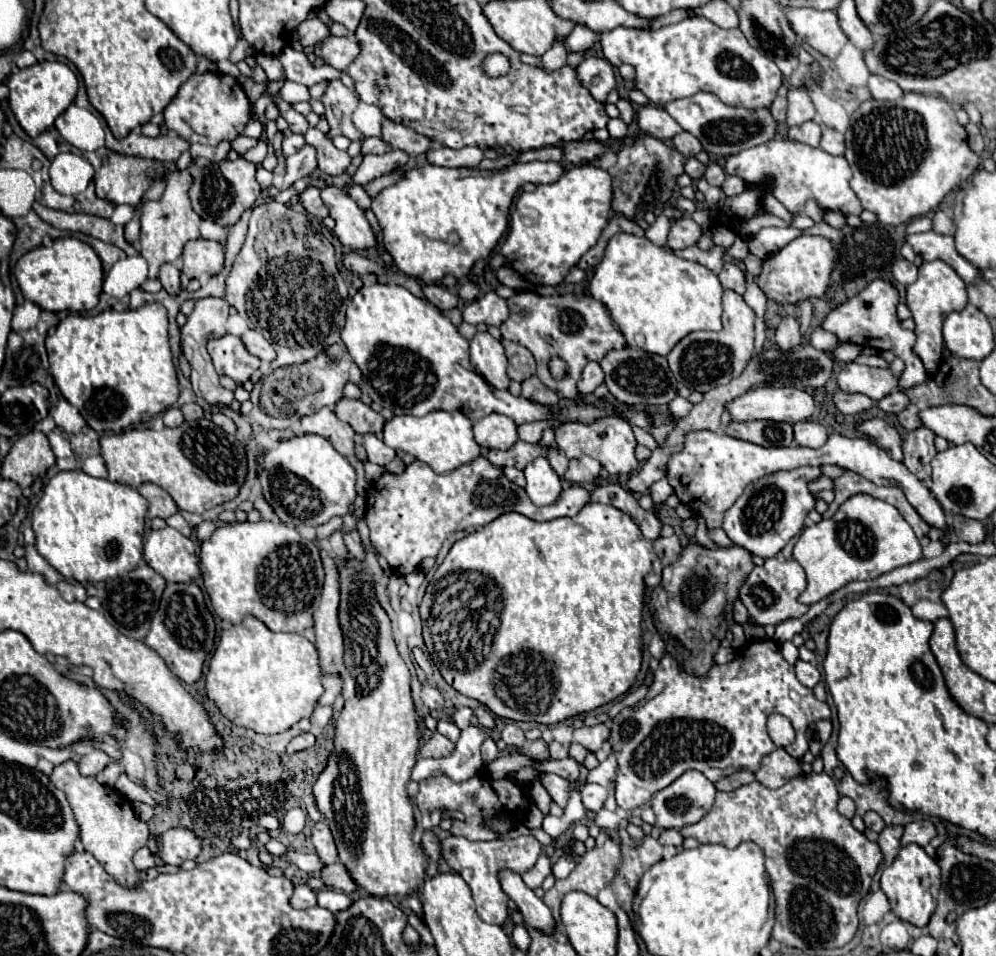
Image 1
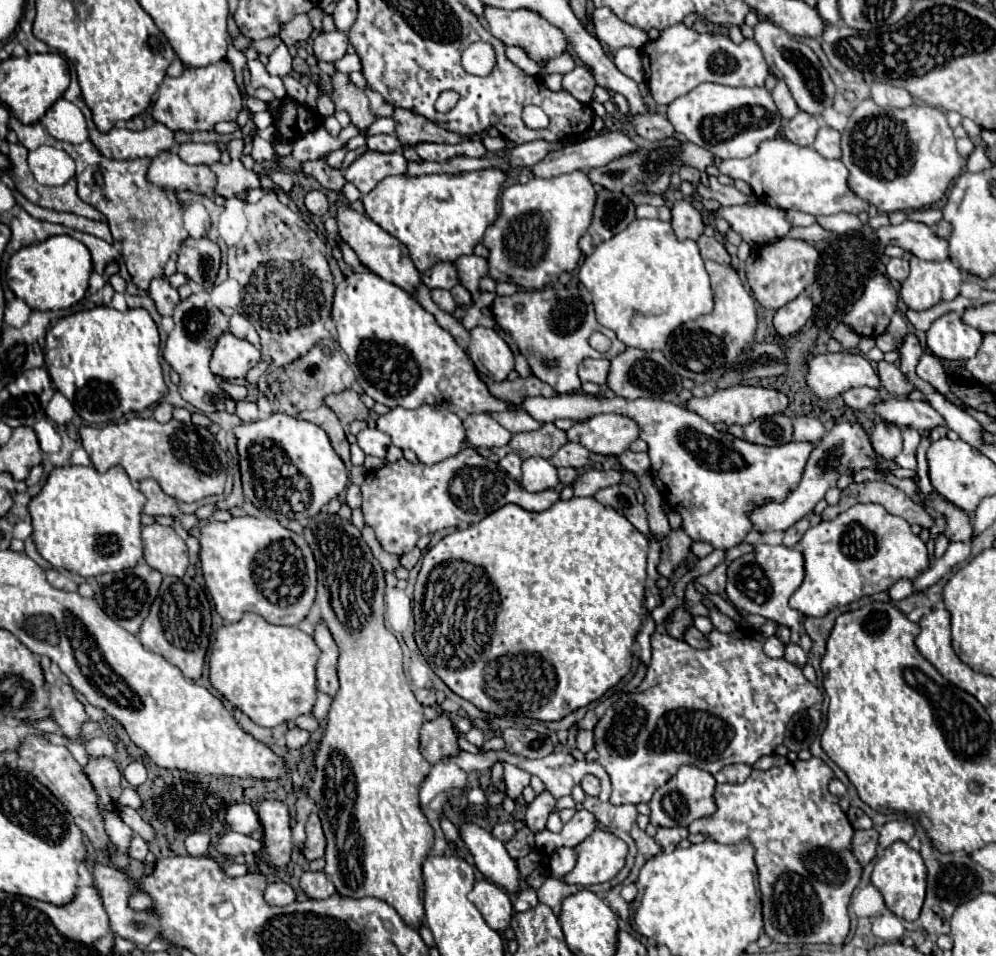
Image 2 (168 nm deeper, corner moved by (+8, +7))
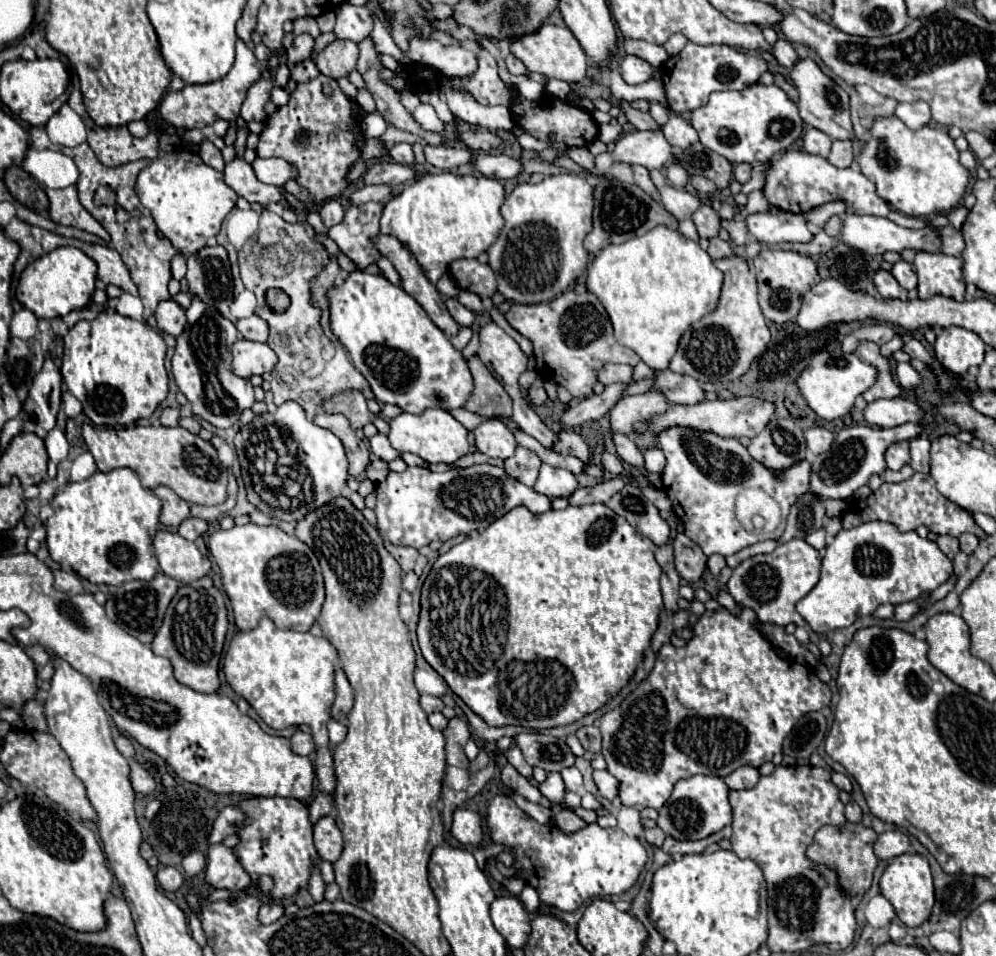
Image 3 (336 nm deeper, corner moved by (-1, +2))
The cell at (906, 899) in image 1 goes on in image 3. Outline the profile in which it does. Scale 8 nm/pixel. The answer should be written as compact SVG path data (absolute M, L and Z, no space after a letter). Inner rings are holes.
M903 853L903 855L893 857L889 861L889 867L881 875L879 887L881 887L881 895L885 895L891 901L891 905L897 911L897 917L907 927L919 927L923 921L929 919L931 909L933 909L933 901L935 901L935 893L933 893L933 879L931 879L929 861L923 855Z

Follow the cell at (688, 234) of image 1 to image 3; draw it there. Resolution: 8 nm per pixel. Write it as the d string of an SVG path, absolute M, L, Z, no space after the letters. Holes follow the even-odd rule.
M701 205L693 215L691 221L697 227L697 233L701 239L711 239L717 237L719 227L721 227L721 219L717 215L717 211L711 205Z

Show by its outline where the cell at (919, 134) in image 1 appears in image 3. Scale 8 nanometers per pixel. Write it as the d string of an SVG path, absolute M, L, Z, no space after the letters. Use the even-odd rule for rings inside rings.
M889 115L889 117L877 117L869 131L871 139L859 147L857 163L861 173L875 183L877 195L885 199L893 209L911 217L927 217L937 211L951 211L961 201L965 187L969 183L969 171L959 163L959 151L945 129L933 125L923 125L921 129L909 129L901 119Z

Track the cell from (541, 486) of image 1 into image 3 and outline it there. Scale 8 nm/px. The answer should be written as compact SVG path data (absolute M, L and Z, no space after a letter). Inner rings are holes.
M543 463L533 489L537 493L547 495L547 497L553 499L553 497L569 497L577 487L579 487L577 479L571 471L557 469L557 467L551 467L551 465Z

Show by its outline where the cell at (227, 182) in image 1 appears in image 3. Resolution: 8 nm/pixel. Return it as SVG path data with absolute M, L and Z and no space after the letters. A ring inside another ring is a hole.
M235 159L225 165L225 183L239 195L245 197L249 203L277 203L281 199L281 189L275 185L261 183L255 177L255 171L243 159Z

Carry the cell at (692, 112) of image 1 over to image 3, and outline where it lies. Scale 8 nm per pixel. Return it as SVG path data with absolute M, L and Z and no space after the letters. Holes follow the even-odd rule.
M763 83L749 85L743 91L713 93L707 105L691 111L689 123L707 149L723 155L733 165L769 161L773 153L789 149L803 133L803 119L797 105L789 101L781 87Z

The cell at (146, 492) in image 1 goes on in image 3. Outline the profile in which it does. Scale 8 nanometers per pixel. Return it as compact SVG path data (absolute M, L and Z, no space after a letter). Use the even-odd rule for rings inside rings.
M157 487L153 493L161 499L161 523L167 527L177 527L189 517L189 505L169 487Z

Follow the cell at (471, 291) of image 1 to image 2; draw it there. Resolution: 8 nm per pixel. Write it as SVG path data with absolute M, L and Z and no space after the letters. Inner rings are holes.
M462 284L454 286L450 292L452 292L452 296L454 296L454 300L456 300L458 306L470 306L472 304L472 296L470 296L470 292Z

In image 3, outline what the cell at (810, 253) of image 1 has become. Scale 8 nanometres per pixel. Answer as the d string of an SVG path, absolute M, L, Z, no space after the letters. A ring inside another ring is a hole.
M763 249L755 259L755 273L757 273L757 285L759 285L759 305L763 309L763 315L771 319L773 323L787 323L795 321L797 311L801 307L803 295L817 283L817 263L801 253L793 251L771 251Z

